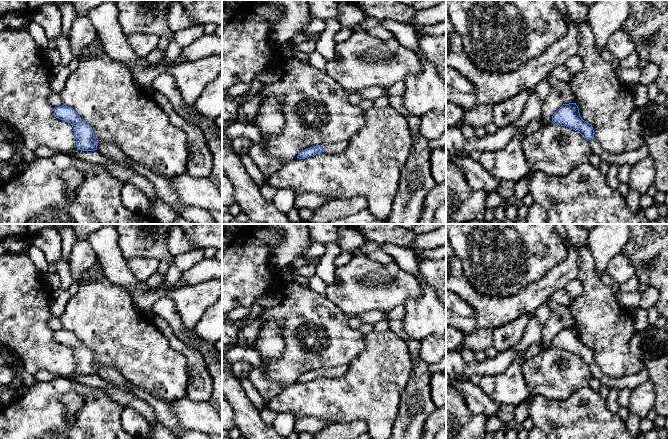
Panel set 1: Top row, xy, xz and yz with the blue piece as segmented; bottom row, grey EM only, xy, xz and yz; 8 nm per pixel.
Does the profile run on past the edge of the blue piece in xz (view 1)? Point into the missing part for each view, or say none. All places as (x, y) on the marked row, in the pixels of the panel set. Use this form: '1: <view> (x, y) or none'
1: xz (338, 147)

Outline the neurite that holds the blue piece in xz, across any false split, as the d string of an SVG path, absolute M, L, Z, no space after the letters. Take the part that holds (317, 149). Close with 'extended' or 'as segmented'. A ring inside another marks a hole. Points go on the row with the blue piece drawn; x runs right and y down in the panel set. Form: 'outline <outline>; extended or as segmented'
outline M337 142L337 143L332 143L332 144L326 144L323 146L316 145L313 147L310 147L306 150L301 151L297 158L303 159L303 158L308 158L310 156L314 156L316 154L320 154L322 152L326 153L341 153L344 151L347 147L347 142Z; extended

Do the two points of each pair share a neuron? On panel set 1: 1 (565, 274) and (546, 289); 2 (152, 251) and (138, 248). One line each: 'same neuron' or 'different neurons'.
1: same neuron
2: same neuron

